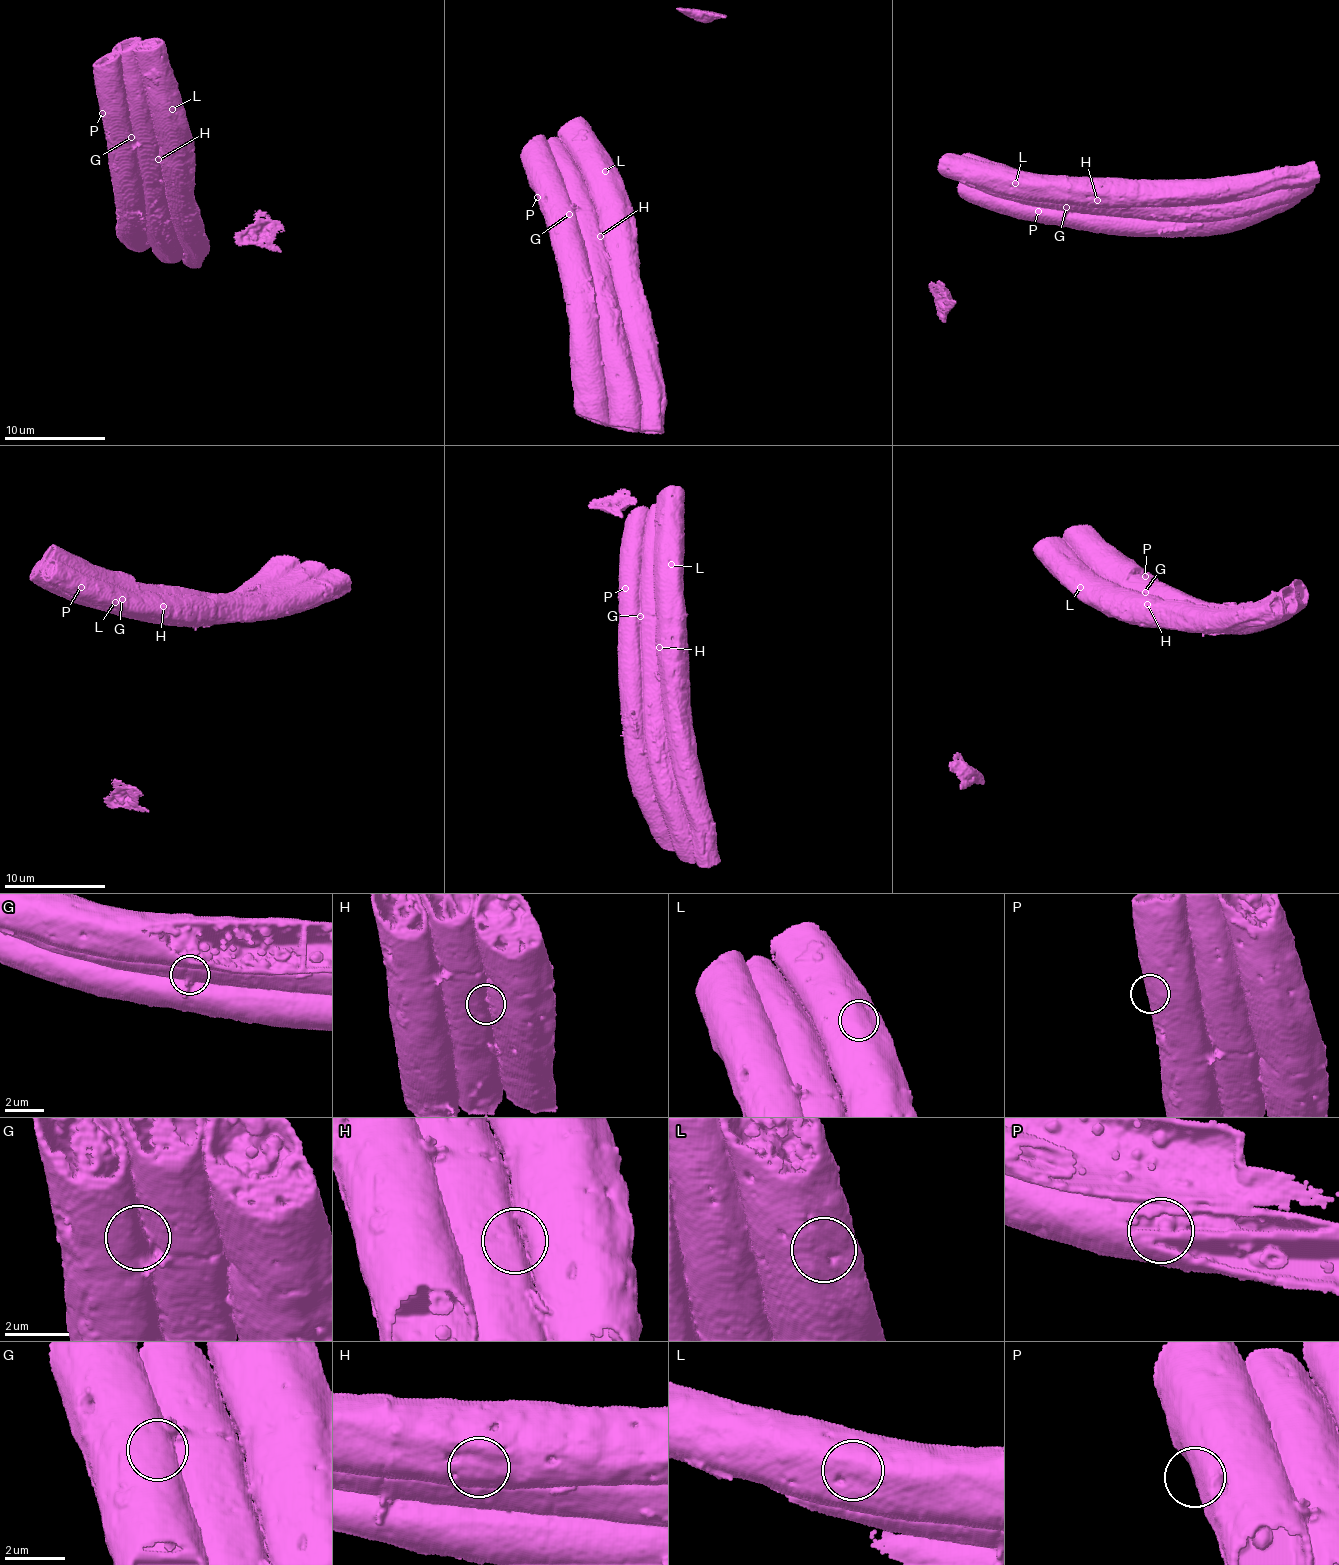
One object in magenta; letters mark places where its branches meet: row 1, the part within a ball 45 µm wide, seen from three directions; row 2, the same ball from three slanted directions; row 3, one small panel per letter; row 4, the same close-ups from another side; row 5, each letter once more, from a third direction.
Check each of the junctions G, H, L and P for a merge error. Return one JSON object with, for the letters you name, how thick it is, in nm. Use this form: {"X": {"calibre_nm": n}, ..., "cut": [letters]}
{"G": {"calibre_nm": 1300}, "H": {"calibre_nm": 1350}, "cut": ["G", "H"]}

